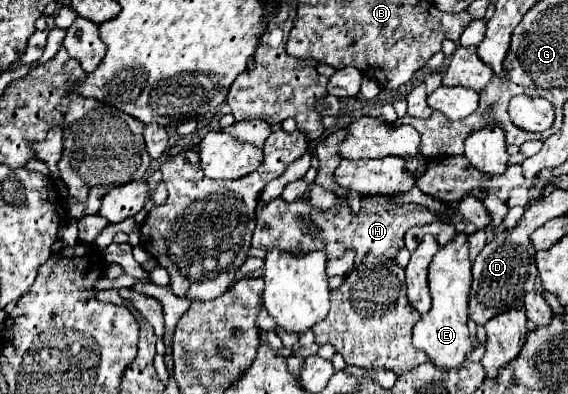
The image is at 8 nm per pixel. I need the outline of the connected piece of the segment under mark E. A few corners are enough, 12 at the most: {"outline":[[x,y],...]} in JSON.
{"outline":[[457,233],[429,265],[413,345],[441,369],[473,351],[471,259]]}

